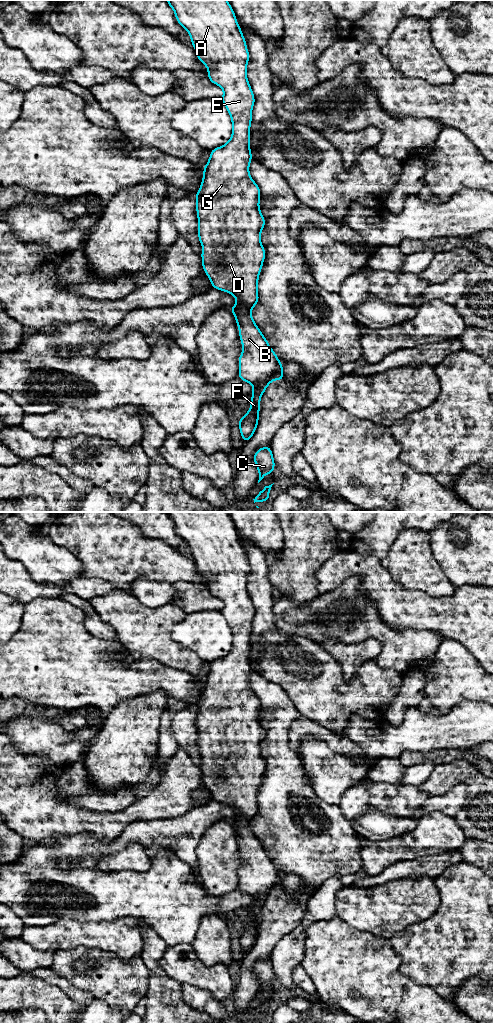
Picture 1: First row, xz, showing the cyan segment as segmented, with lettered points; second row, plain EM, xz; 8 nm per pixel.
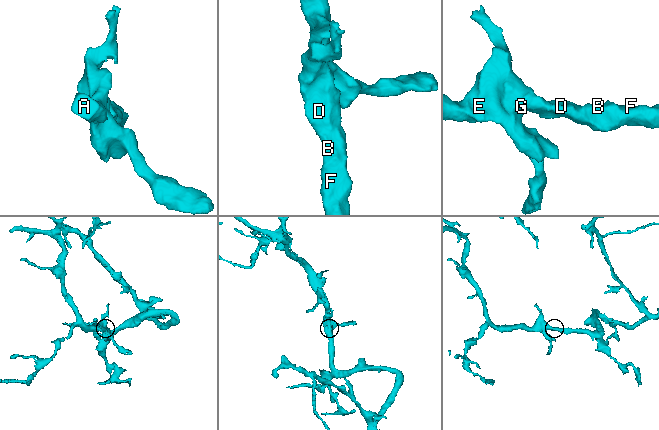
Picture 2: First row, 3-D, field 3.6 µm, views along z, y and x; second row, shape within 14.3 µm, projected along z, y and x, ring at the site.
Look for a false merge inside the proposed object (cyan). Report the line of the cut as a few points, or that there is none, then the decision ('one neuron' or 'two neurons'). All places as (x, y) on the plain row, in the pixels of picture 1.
no cut; one neuron

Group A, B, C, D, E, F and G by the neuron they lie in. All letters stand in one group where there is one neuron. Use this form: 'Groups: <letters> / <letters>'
Groups: A B C D E F G

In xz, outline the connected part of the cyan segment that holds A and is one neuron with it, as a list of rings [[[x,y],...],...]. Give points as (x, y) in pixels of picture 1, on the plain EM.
[[[227,512],[166,513],[174,522],[176,533],[188,543],[198,572],[209,581],[208,591],[223,601],[220,612],[232,632],[232,648],[226,656],[210,663],[210,670],[203,680],[201,698],[194,709],[198,751],[203,758],[200,766],[202,780],[213,801],[228,804],[237,811],[230,822],[235,828],[243,860],[238,871],[238,890],[254,897],[250,905],[253,909],[249,924],[237,934],[241,950],[247,955],[258,938],[261,908],[273,892],[284,893],[284,878],[251,828],[251,821],[259,814],[257,797],[266,766],[261,757],[261,742],[266,733],[259,720],[261,702],[249,685],[253,669],[250,663],[250,637],[255,616],[246,586],[250,566],[234,522]]]

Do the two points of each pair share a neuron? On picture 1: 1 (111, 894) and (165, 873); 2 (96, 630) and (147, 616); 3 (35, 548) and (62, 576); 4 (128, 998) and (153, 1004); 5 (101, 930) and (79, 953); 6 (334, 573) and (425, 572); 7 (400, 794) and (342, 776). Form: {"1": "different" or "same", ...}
{"1": "same", "2": "different", "3": "same", "4": "different", "5": "different", "6": "different", "7": "different"}

